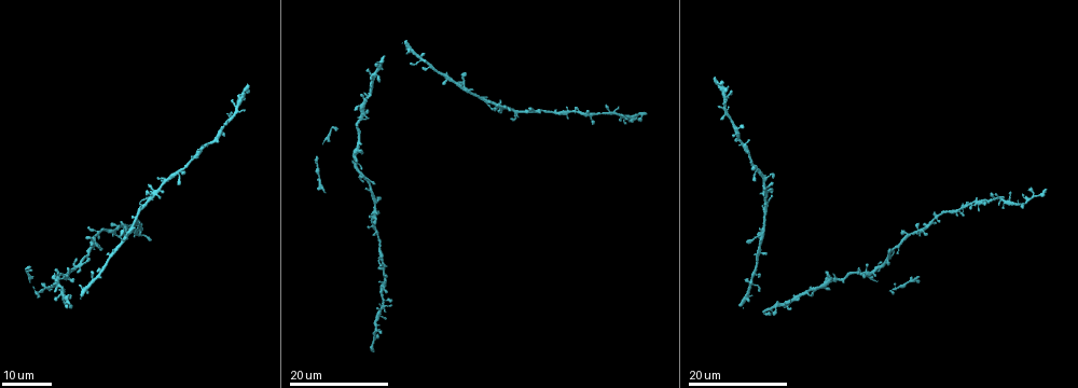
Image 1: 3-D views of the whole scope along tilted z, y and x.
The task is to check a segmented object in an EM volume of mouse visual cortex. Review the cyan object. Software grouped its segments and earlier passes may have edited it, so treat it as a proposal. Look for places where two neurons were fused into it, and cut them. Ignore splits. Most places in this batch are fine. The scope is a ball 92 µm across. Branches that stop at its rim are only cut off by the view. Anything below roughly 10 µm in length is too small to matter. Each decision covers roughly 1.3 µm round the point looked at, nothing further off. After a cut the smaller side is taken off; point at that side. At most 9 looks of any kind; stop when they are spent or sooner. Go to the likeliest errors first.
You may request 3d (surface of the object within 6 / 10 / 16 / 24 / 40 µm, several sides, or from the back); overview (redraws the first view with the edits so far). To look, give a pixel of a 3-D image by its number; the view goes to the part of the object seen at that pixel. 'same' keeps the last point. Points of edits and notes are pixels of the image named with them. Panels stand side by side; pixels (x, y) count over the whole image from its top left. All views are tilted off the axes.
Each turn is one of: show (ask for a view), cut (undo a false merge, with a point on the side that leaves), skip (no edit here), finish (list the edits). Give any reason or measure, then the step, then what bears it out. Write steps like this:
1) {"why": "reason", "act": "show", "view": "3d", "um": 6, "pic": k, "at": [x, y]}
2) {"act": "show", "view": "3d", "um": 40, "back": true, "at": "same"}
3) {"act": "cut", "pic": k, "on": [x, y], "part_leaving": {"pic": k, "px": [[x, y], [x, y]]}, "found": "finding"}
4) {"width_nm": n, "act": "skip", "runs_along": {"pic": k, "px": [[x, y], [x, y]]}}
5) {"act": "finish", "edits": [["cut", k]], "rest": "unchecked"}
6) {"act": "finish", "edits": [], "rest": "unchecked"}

{"why": "thick turns thin", "act": "show", "view": "3d", "um": 16, "pic": 1, "at": [999, 197]}

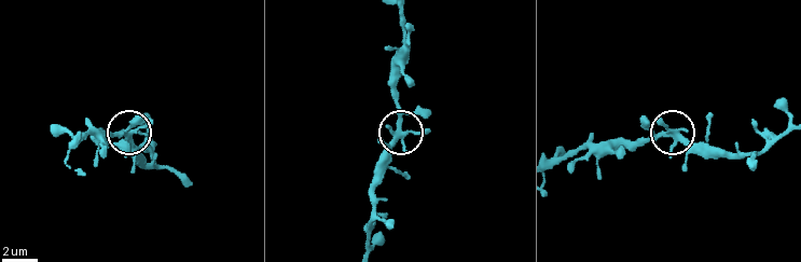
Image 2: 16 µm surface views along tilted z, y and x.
{"act": "show", "view": "3d", "um": 10, "pic": 2, "at": [676, 135]}

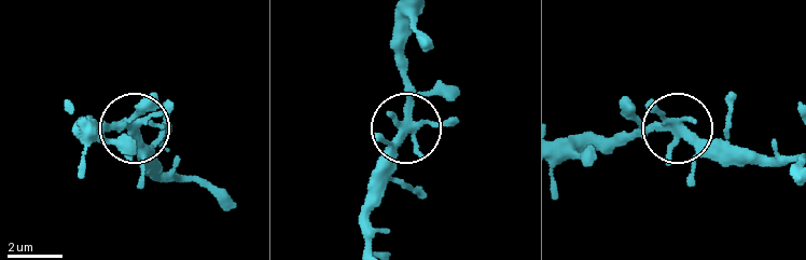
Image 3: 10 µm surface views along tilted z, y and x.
{"act": "skip", "runs_along": {"pic": 3, "px": [[414, 10], [405, 54], [407, 137], [383, 202]]}, "found": "continuous, no second neuron"}

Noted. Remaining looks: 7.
{"why": "arms run side by side", "act": "show", "view": "3d", "um": 16, "pic": 1, "at": [122, 224]}

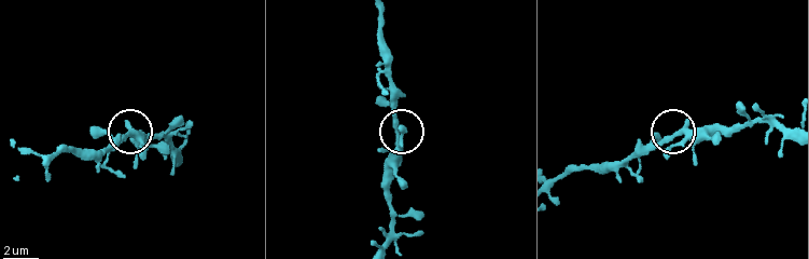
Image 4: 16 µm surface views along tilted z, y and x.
{"act": "show", "view": "3d", "um": 10, "pic": 4, "at": [680, 131]}

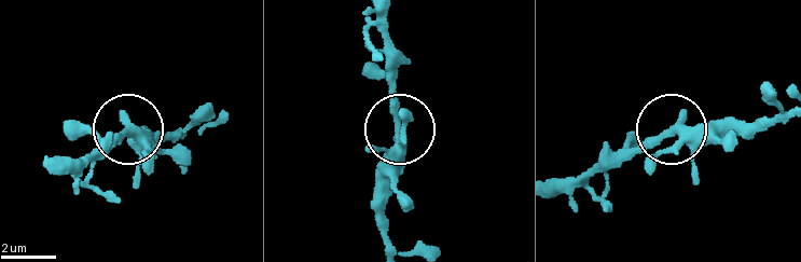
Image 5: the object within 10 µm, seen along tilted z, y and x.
{"arms": 5, "act": "skip", "runs_along": {"pic": 5, "px": [[553, 188], [622, 166], [677, 130], [736, 128]]}, "found": "all the same neuron"}

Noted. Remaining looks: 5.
{"why": "small branch off a trunk", "act": "show", "view": "3d", "um": 16, "pic": 1, "at": [936, 217]}

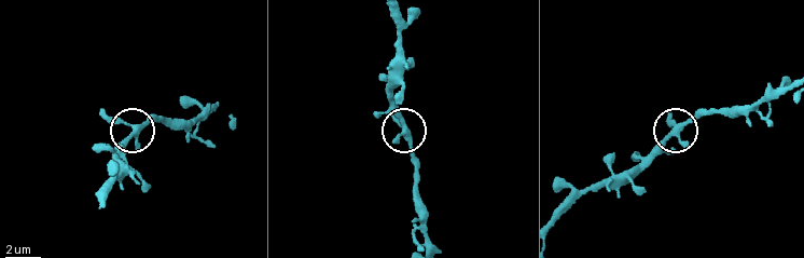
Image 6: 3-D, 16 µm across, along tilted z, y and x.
{"act": "show", "view": "3d", "um": 6, "pic": 6, "at": [672, 136]}

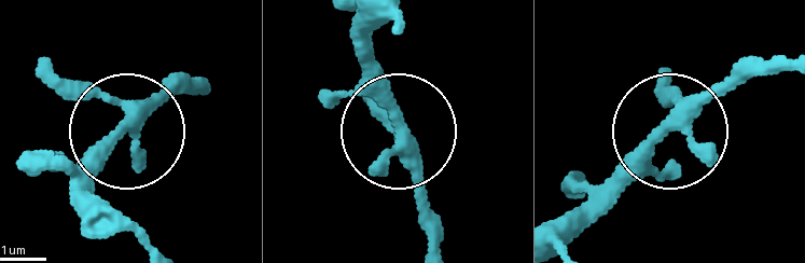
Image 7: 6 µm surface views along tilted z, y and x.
{"act": "skip", "runs_along": {"pic": 7, "px": [[88, 212], [112, 146], [167, 80]]}, "found": "continuous, no second neuron"}

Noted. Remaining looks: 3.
{"why": "side arm on a straight run", "act": "show", "view": "3d", "um": 16, "pic": 1, "at": [753, 165]}

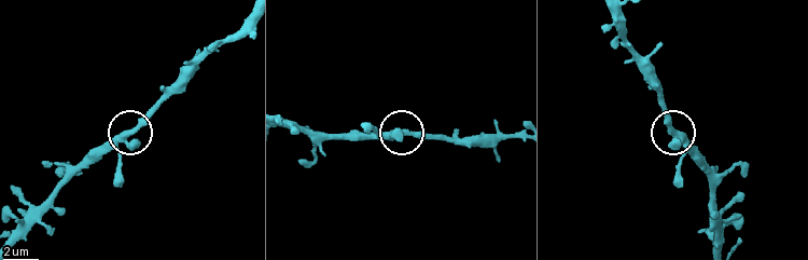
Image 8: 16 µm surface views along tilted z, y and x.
{"act": "show", "view": "3d", "um": 6, "pic": 8, "at": [133, 129]}

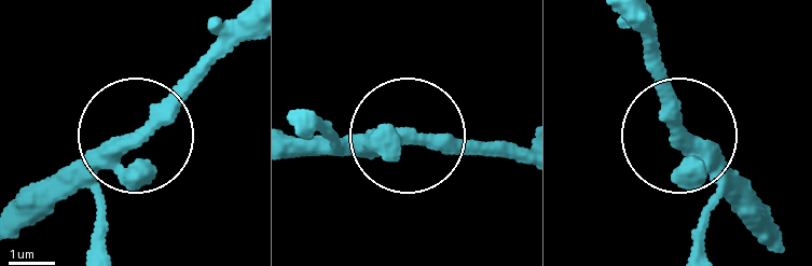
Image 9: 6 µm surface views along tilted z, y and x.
{"act": "skip", "runs_along": {"pic": 9, "px": [[23, 222], [124, 150], [236, 22]]}, "found": "continuous, no second neuron"}

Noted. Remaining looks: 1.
{"act": "finish", "edits": [], "rest": "unchecked"}

